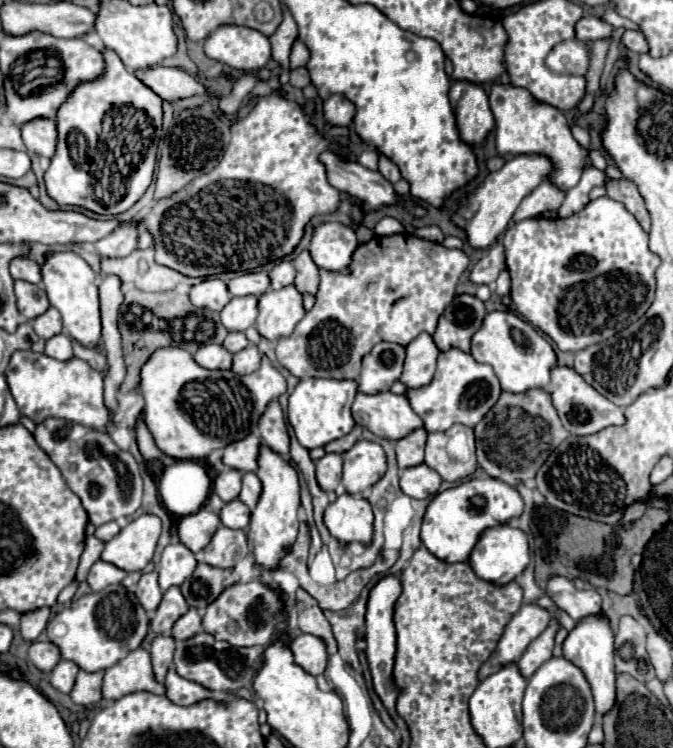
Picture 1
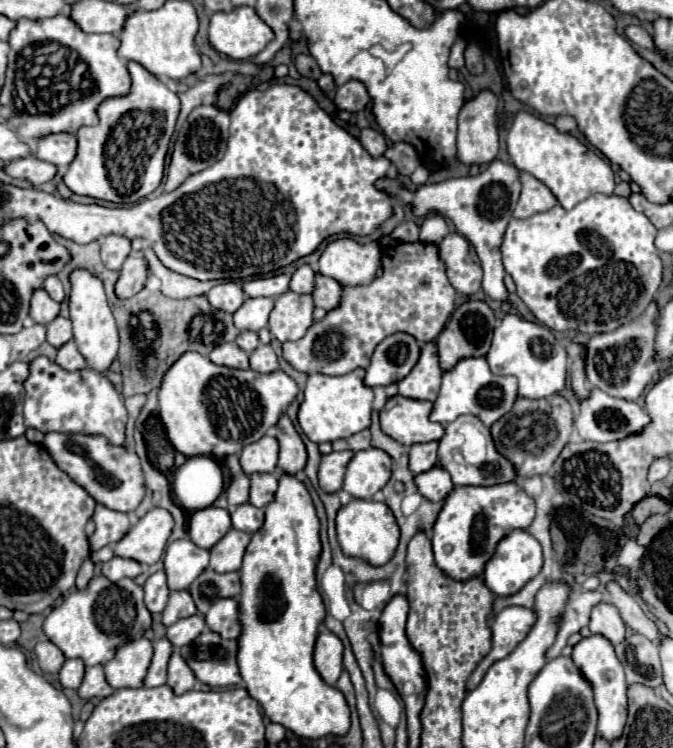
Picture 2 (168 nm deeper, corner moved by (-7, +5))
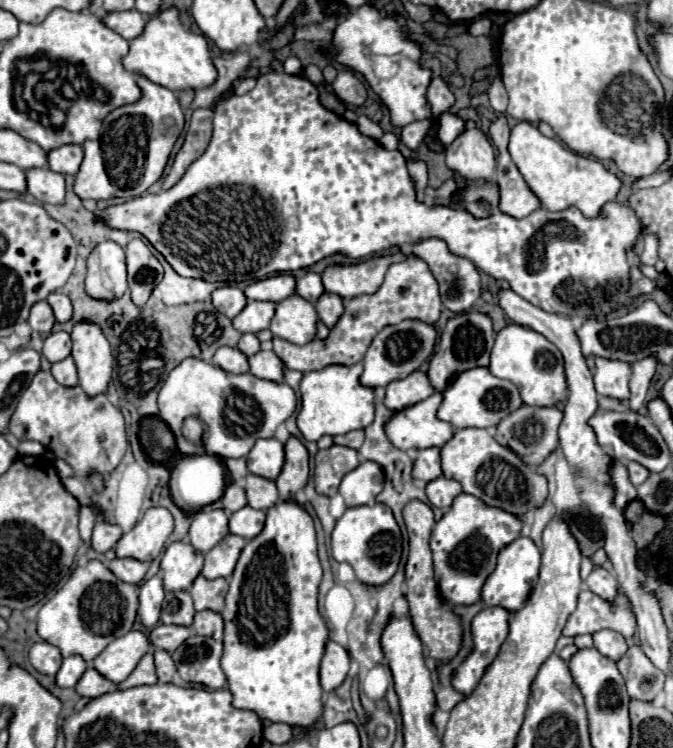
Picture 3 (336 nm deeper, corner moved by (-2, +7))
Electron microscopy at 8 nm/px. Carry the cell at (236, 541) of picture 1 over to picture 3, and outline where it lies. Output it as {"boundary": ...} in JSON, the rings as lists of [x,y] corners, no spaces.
{"boundary":[[[228,535],[222,543],[218,543],[214,549],[210,549],[204,555],[202,575],[208,579],[218,579],[218,577],[228,579],[232,575],[232,569],[236,567],[236,561],[238,561],[244,545],[246,545],[246,539]]]}

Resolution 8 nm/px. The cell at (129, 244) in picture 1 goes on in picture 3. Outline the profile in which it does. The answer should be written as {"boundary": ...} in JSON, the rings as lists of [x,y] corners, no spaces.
{"boundary":[[[104,241],[94,247],[86,265],[86,293],[96,299],[114,301],[128,289],[124,249],[114,241]]]}

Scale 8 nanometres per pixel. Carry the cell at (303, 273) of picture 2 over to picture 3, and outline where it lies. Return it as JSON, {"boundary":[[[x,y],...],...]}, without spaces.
{"boundary":[[[306,273],[304,277],[298,279],[298,287],[296,293],[300,297],[304,297],[310,303],[316,303],[320,299],[320,295],[324,293],[324,285],[322,285],[322,277],[316,273]]]}

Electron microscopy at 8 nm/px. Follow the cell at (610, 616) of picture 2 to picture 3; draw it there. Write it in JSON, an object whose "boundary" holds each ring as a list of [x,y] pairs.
{"boundary":[[[598,631],[592,635],[594,637],[594,647],[608,659],[612,661],[620,661],[620,657],[624,657],[624,653],[628,651],[628,645],[624,641],[624,637],[620,633],[614,631]]]}

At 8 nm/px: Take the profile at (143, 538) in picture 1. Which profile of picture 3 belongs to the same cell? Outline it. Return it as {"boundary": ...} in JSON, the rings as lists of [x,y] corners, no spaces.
{"boundary":[[[150,507],[132,531],[116,543],[118,557],[154,561],[174,529],[174,519],[164,507]]]}

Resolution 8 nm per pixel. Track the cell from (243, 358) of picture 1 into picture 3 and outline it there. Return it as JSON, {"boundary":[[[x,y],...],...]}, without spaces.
{"boundary":[[[258,351],[248,359],[248,363],[250,363],[250,373],[256,375],[258,379],[276,381],[276,383],[284,379],[284,363],[272,351]]]}

